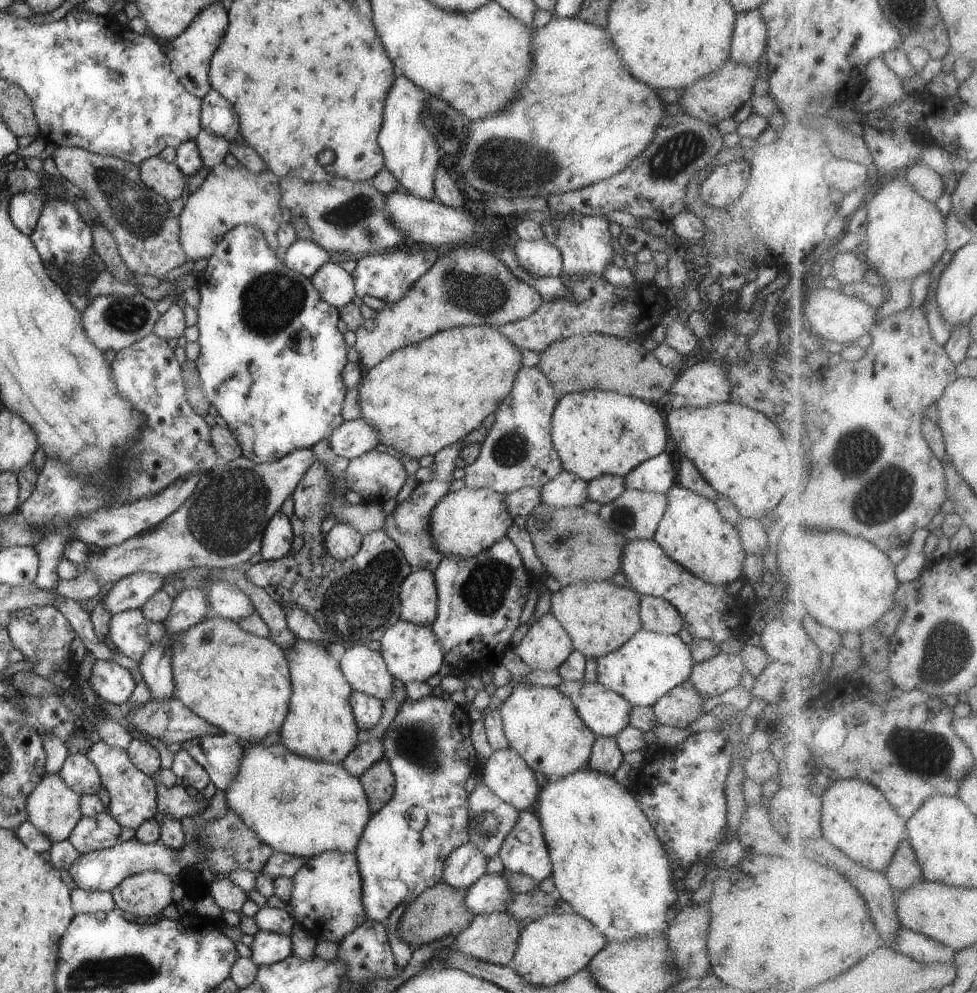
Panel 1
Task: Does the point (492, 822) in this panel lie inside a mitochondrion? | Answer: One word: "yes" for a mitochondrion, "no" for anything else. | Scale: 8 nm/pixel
yes

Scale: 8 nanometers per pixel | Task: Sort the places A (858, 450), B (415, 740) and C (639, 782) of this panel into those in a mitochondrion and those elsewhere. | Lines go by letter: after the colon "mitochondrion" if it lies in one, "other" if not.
A: mitochondrion
B: mitochondrion
C: other

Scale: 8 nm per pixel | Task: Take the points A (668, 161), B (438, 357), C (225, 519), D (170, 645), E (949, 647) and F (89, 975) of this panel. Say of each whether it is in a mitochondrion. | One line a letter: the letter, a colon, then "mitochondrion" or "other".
A: mitochondrion
B: other
C: mitochondrion
D: other
E: mitochondrion
F: mitochondrion

